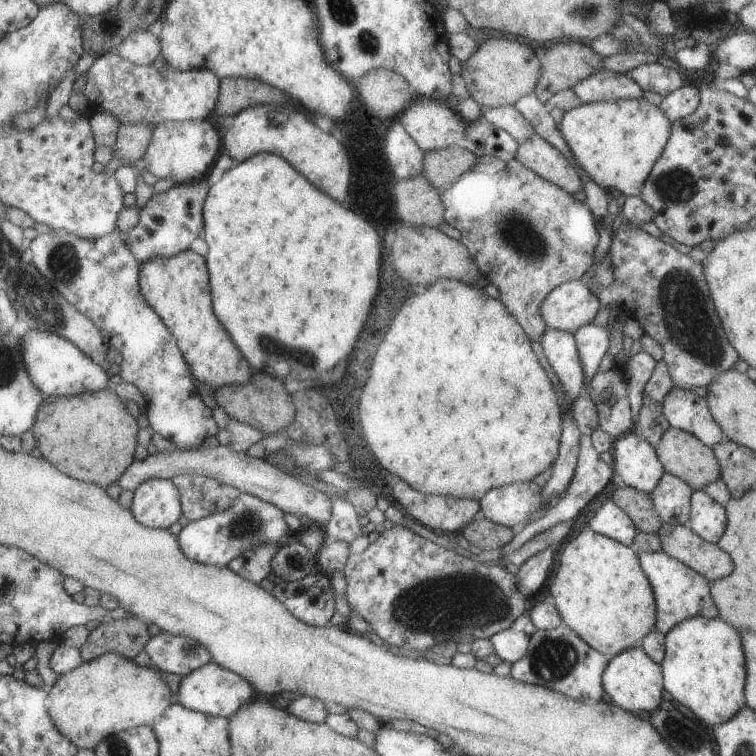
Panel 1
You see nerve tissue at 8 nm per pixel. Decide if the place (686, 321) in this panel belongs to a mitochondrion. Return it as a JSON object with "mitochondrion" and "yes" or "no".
{"mitochondrion":"yes"}

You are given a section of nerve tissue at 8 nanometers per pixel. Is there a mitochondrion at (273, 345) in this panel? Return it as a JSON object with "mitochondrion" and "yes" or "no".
{"mitochondrion":"yes"}

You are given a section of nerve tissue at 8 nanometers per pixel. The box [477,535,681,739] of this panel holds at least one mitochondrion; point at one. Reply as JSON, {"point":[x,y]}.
{"point":[553,658]}

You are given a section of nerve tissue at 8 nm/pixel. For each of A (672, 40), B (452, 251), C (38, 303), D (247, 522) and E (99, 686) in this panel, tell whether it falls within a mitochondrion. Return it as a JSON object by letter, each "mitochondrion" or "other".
{"A":"other","B":"other","C":"mitochondrion","D":"mitochondrion","E":"other"}

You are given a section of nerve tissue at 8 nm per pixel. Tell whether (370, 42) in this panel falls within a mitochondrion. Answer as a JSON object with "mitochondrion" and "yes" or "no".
{"mitochondrion":"yes"}

